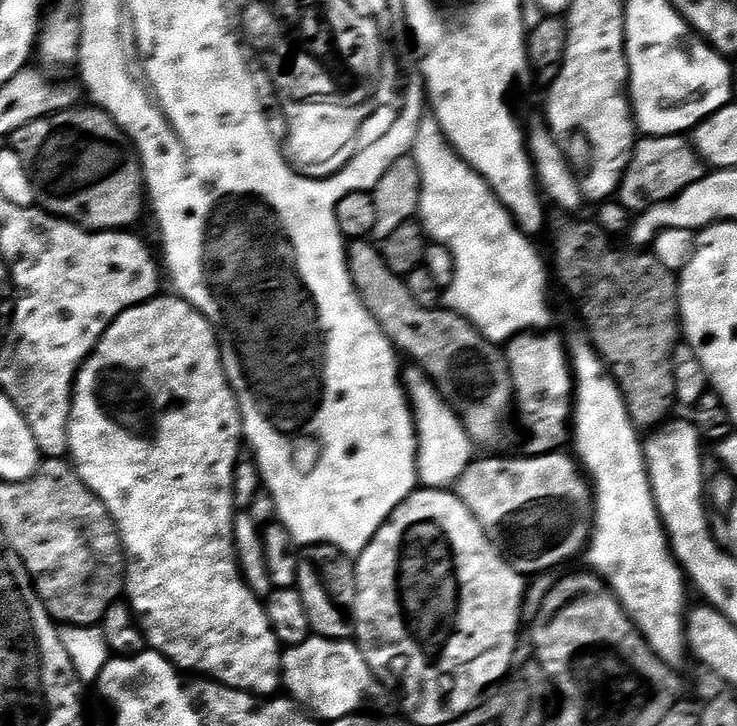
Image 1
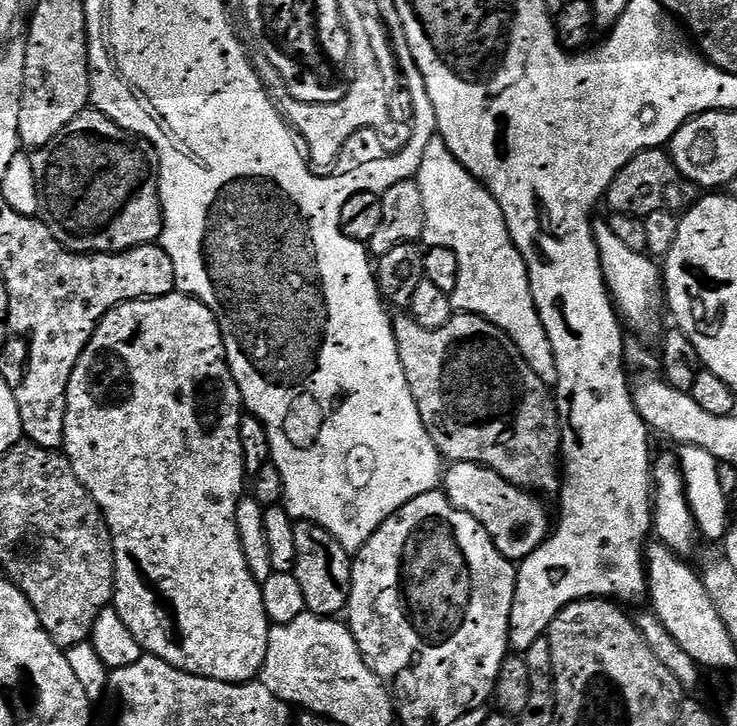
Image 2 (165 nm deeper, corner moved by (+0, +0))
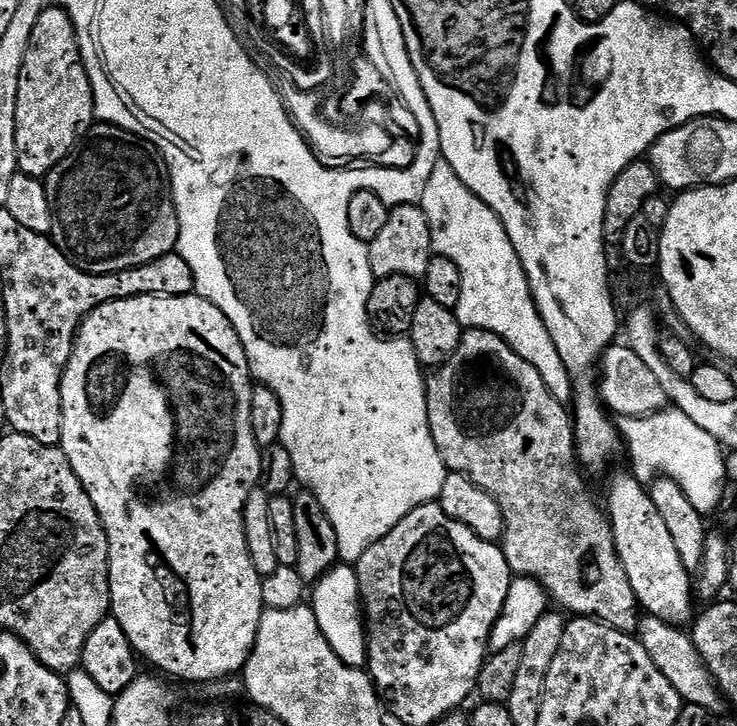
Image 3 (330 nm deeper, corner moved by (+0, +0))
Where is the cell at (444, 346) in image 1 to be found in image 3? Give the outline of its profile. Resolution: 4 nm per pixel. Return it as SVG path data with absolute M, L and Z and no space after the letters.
M477 328L467 329L461 335L460 345L456 347L454 354L433 372L436 373L433 376L429 375L426 383L428 385L428 421L430 422L430 434L434 438L434 446L438 446L438 454L449 472L457 472L470 478L476 483L476 487L481 488L486 494L490 494L490 498L494 498L494 502L498 502L504 515L504 535L502 537L504 557L513 574L529 576L531 580L537 580L549 597L555 603L557 600L565 608L560 607L565 613L572 612L568 614L573 617L598 620L601 624L610 626L619 632L635 633L639 629L642 612L636 602L634 586L630 586L630 578L626 578L626 566L622 566L622 558L616 549L612 521L606 515L605 509L601 505L599 508L592 501L591 494L588 493L588 484L584 481L585 473L576 459L576 434L573 417L570 415L569 409L560 404L558 398L554 398L554 394L550 394L546 382L542 382L542 374L538 374L538 370L534 370L534 366L530 366L530 362L526 362L526 358L518 355L505 340L498 338L498 334Z

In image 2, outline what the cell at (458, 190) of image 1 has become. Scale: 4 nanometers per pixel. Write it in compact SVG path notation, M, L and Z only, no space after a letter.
M439 134L426 146L422 166L414 179L418 190L422 190L423 243L428 248L450 250L458 258L458 286L450 294L453 309L460 314L480 316L501 328L523 363L532 367L545 386L555 385L556 359L532 297L528 267L510 238L496 199L454 158Z

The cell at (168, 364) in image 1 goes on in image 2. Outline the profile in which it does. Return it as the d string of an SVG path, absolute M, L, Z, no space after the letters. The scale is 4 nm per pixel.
M173 294L170 296L160 296L156 300L131 300L128 304L119 304L113 312L107 312L100 319L100 325L96 328L96 333L92 336L92 341L89 342L88 349L78 358L76 369L68 383L66 418L64 419L63 455L67 456L72 464L72 469L78 478L78 482L82 482L82 486L92 495L94 502L98 505L100 511L103 512L105 520L108 521L108 529L112 532L112 545L116 551L114 607L117 614L122 618L122 622L126 622L130 634L134 634L134 638L142 645L143 651L147 655L156 656L162 662L169 664L171 668L178 668L181 672L186 672L193 676L205 676L208 680L216 680L220 684L246 684L255 681L259 677L260 669L263 668L266 662L268 633L270 631L270 621L266 614L266 606L262 602L261 584L253 578L246 566L246 554L242 554L242 542L238 534L238 526L236 525L236 511L246 492L246 473L244 470L244 455L242 454L242 438L240 437L240 421L242 419L243 408L244 399L240 397L240 391L234 382L234 374L228 365L226 350L224 349L224 339L220 333L220 323L216 321L216 316L205 304L192 299L191 296Z

